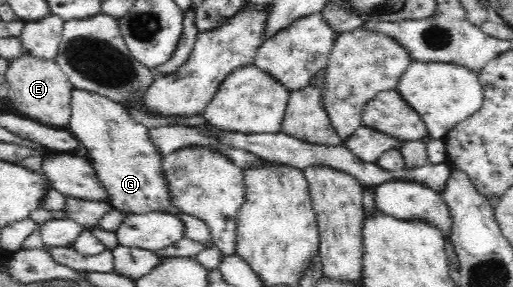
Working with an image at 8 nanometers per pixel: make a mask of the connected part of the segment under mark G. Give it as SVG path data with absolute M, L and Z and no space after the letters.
M73 87L68 127L81 143L102 187L110 195L114 210L130 216L165 212L173 206L158 146L152 142L148 128L134 121L121 103L93 91Z

